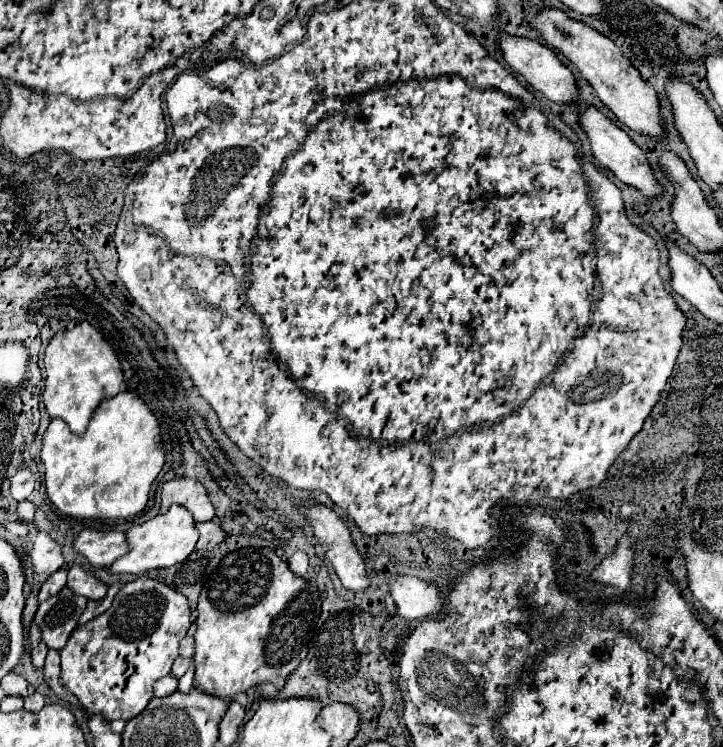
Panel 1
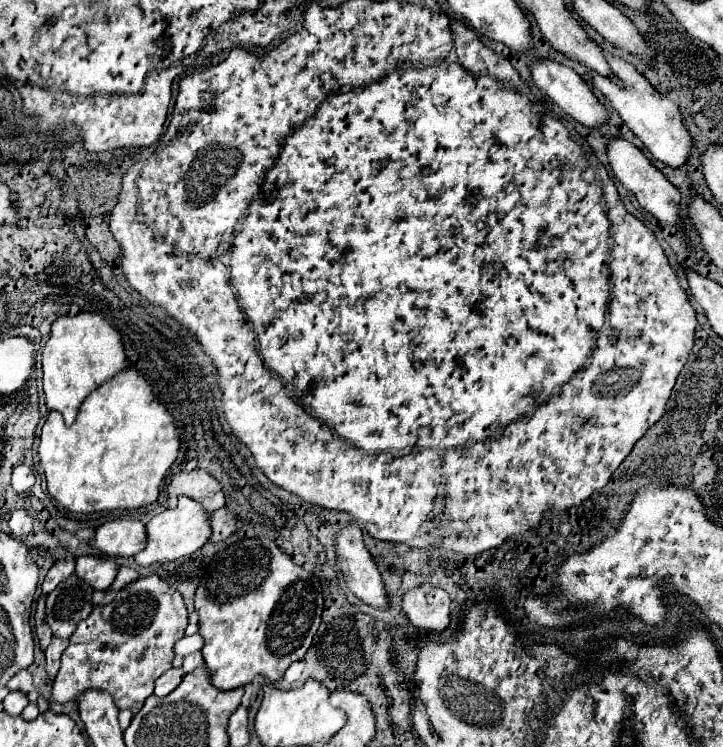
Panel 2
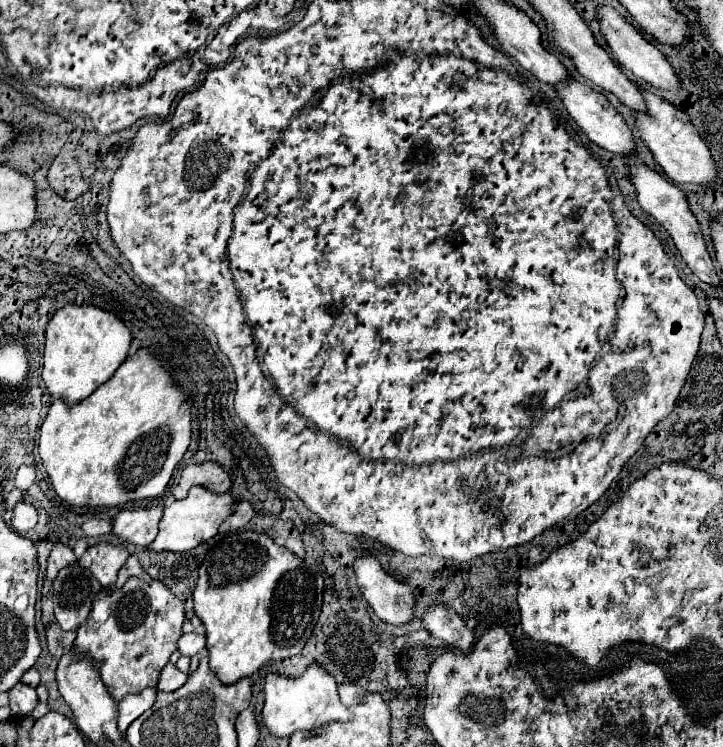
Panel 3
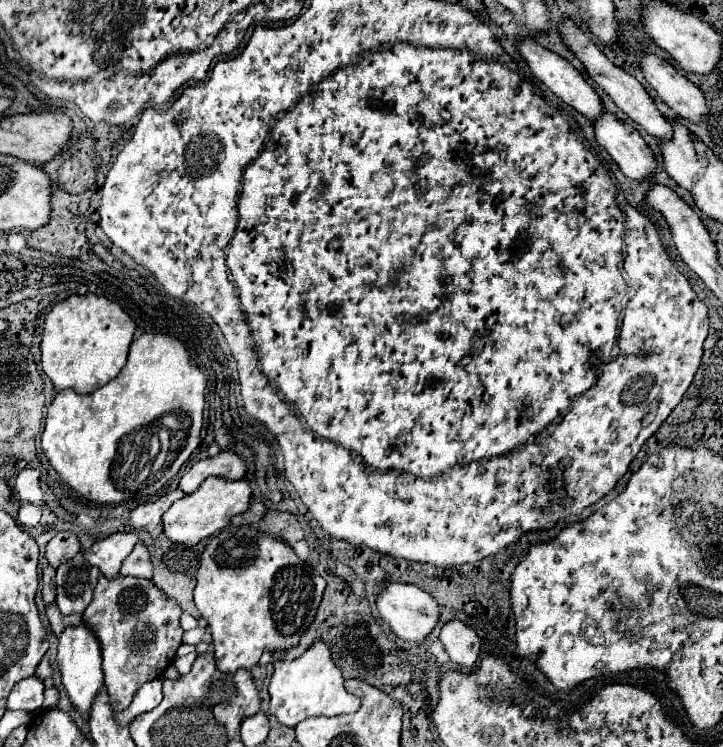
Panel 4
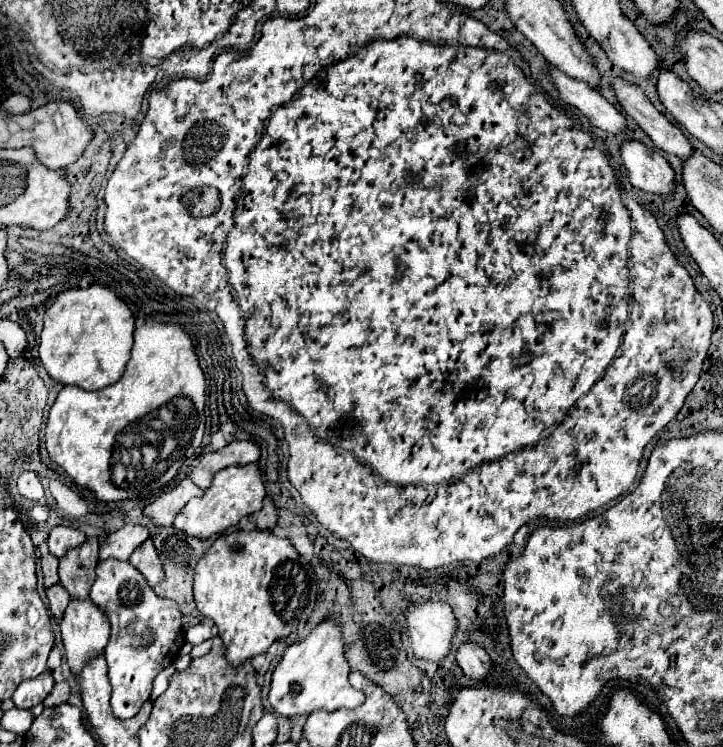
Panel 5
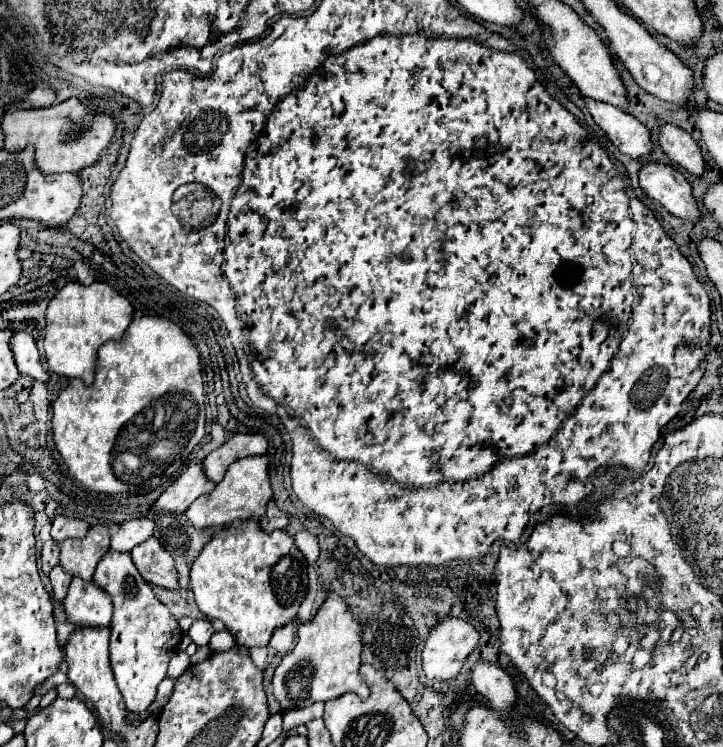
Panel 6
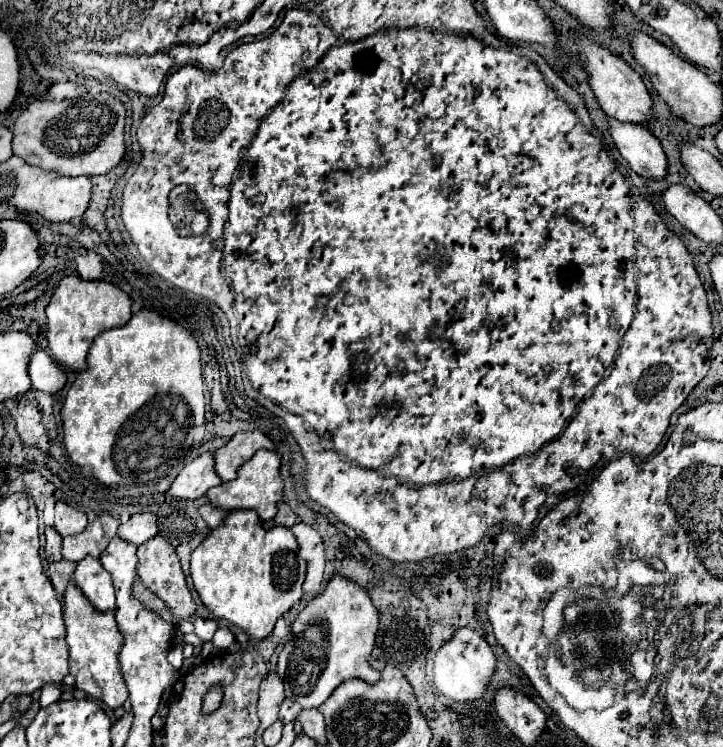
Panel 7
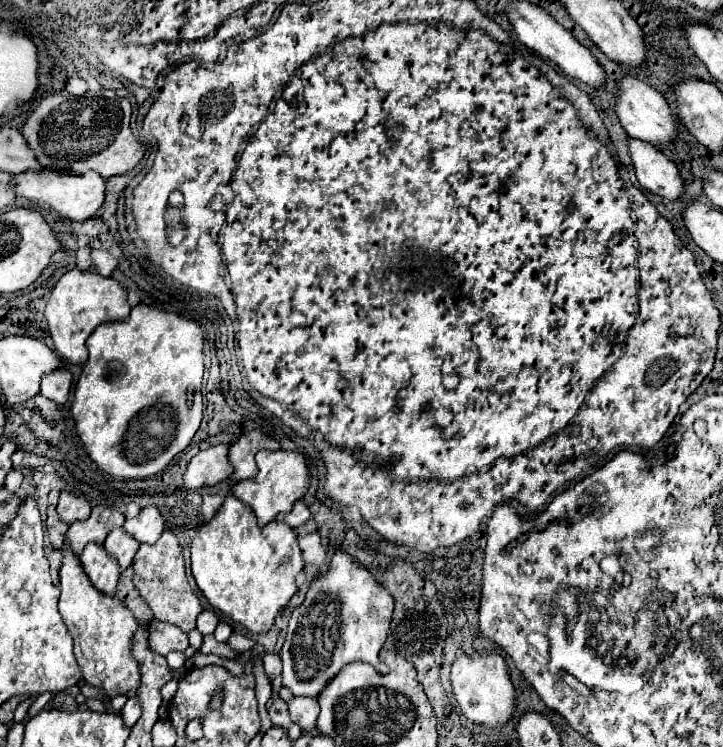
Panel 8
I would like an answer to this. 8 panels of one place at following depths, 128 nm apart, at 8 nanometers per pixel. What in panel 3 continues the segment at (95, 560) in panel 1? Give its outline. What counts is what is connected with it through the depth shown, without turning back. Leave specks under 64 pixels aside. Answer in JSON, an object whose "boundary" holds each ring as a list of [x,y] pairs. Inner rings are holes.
{"boundary":[[[162,506],[122,510],[112,522],[112,534],[120,544],[150,546],[158,532],[158,520],[162,516]]]}

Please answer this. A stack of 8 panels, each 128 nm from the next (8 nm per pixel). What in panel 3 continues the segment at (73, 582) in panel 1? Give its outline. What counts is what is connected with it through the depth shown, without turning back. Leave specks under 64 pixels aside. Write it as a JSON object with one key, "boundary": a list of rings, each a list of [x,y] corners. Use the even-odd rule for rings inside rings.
{"boundary":[[[96,544],[84,552],[84,556],[78,560],[82,568],[90,570],[92,576],[106,588],[116,582],[116,574],[120,566],[124,566],[126,558],[130,556],[128,548],[120,548],[116,544]]]}

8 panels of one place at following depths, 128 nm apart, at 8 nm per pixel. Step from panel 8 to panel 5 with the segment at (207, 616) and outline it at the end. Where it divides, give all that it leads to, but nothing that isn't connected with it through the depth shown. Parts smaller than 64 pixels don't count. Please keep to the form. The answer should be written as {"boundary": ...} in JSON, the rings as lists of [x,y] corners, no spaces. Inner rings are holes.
{"boundary":[[[196,624],[196,626],[186,630],[186,640],[190,644],[200,644],[200,642],[204,642],[208,638],[212,638],[212,628],[208,624]]]}

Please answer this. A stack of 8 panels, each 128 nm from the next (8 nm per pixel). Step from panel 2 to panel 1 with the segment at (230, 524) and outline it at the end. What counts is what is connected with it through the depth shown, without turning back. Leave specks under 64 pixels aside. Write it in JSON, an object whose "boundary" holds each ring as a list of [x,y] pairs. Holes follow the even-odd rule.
{"boundary":[[[212,518],[208,522],[202,522],[202,524],[196,524],[196,530],[200,534],[198,542],[196,542],[196,548],[198,550],[212,550],[214,546],[218,546],[222,540],[224,540],[224,532],[220,532],[220,526],[218,526],[218,520]]]}

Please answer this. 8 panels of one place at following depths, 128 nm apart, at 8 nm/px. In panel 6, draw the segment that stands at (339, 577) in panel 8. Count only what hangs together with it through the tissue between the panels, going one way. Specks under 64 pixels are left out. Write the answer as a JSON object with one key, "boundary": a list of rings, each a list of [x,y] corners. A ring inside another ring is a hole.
{"boundary":[[[330,594],[318,614],[298,628],[298,640],[290,654],[282,658],[272,678],[272,694],[282,710],[296,710],[314,702],[336,700],[354,692],[362,700],[370,696],[366,682],[358,676],[360,668],[360,624],[350,614],[338,594]]]}

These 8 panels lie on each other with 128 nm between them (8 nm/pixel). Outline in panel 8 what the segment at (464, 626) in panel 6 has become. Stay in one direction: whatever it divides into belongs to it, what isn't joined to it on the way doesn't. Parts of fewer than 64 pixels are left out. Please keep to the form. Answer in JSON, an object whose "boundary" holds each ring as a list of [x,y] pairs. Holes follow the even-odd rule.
{"boundary":[[[476,650],[472,654],[458,656],[450,666],[450,686],[460,704],[464,716],[478,724],[502,726],[514,712],[514,686],[508,676],[508,666],[504,658],[492,650]]]}

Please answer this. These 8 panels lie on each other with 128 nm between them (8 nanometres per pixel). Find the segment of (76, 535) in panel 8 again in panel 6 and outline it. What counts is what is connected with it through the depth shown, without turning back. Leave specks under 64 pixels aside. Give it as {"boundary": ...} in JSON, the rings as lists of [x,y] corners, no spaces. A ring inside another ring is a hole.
{"boundary":[[[92,526],[82,540],[64,540],[60,544],[60,566],[72,578],[82,578],[88,582],[100,558],[108,552],[110,534],[106,526]]]}

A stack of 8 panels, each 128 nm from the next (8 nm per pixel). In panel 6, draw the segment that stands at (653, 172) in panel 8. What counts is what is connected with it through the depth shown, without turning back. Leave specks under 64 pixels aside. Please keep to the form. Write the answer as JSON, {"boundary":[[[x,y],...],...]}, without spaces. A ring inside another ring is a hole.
{"boundary":[[[584,98],[584,104],[594,122],[608,134],[608,138],[620,152],[632,158],[644,158],[646,154],[650,154],[650,132],[632,114],[592,98]]]}

